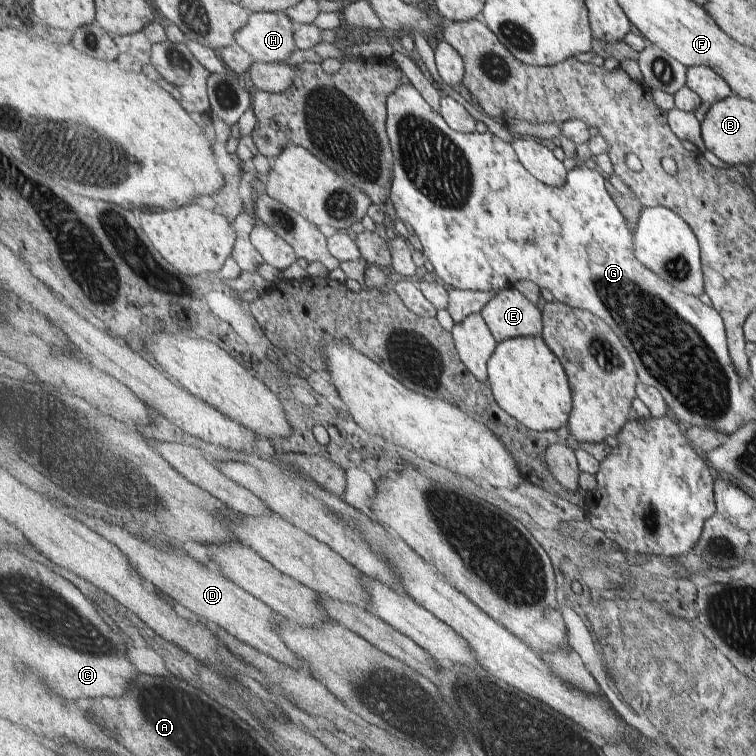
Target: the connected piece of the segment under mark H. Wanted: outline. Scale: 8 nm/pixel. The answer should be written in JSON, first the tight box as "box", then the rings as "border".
{"box":[235,11,299,63],"border":[[[287,11],[254,12],[249,24],[237,32],[235,40],[261,63],[283,63],[299,46],[295,44],[297,26]]]}

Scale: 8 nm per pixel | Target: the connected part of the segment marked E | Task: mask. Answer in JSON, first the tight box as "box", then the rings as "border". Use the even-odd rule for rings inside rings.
{"box":[481,286,544,343],"border":[[[514,286],[495,294],[481,313],[498,343],[517,337],[538,337],[544,329],[541,310]]]}

